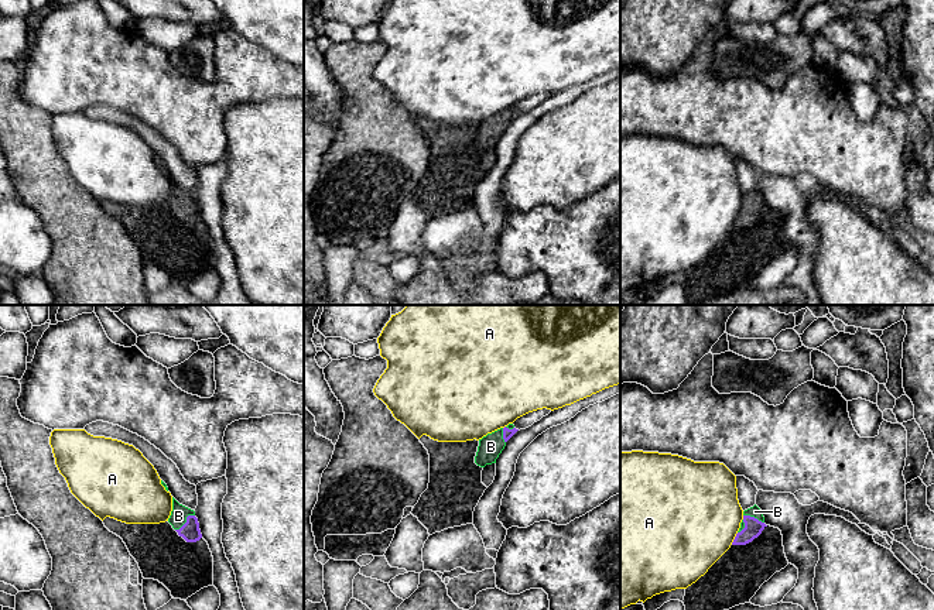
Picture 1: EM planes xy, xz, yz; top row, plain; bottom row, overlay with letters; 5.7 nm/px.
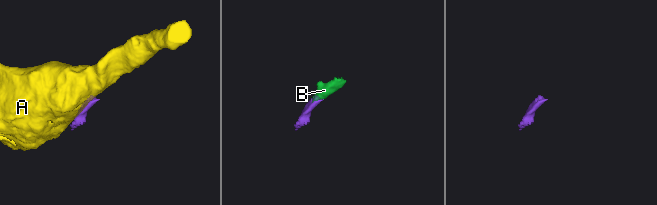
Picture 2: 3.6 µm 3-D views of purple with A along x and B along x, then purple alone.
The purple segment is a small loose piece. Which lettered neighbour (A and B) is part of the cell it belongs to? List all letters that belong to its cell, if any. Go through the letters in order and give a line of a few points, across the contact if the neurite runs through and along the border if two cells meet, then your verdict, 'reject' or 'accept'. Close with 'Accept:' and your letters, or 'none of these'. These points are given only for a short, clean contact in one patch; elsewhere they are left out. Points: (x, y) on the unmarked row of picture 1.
A: reject
B: line xy (190, 215), (187, 205), (178, 199); accept
Accept: B

